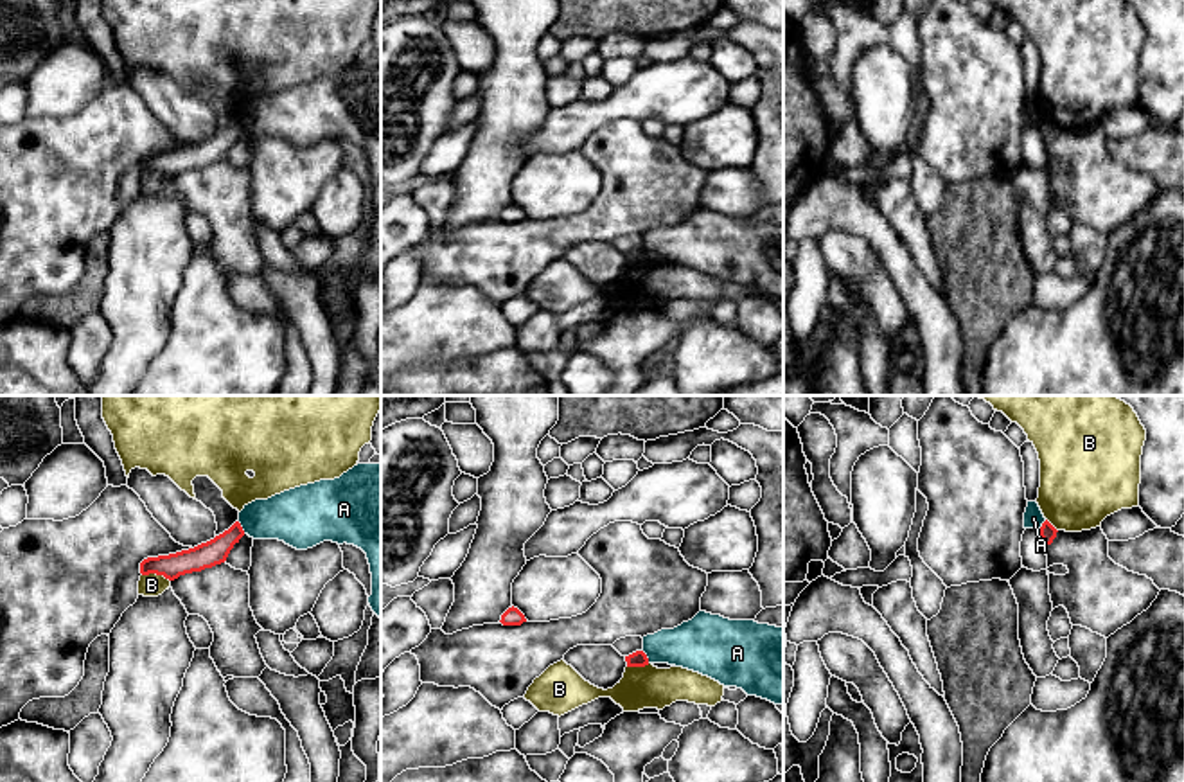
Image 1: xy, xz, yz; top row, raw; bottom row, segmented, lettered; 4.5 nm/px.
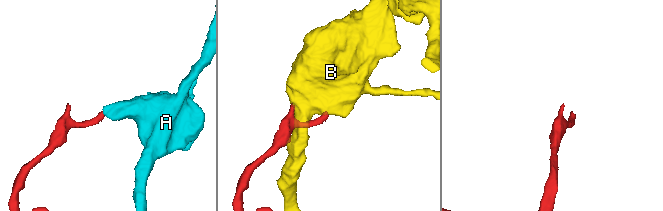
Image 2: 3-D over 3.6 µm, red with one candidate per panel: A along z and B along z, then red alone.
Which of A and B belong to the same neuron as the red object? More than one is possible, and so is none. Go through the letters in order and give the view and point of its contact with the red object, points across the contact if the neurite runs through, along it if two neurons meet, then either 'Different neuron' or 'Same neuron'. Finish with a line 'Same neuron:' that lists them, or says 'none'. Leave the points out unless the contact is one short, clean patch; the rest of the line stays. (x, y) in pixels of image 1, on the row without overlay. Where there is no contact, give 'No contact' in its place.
A: Touches red at xy (241, 124). Boundary: xy (238, 119), (245, 130). Different neuron
B: Touches red at xy (157, 171). Different neuron
Same neuron: none

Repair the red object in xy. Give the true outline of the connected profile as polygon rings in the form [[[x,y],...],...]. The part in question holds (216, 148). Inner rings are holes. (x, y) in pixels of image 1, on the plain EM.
[[[235,119],[228,128],[216,133],[214,137],[201,140],[194,146],[181,147],[169,153],[147,155],[140,160],[140,171],[163,173],[169,178],[180,173],[201,169],[226,158],[230,147],[244,133],[239,119]]]

